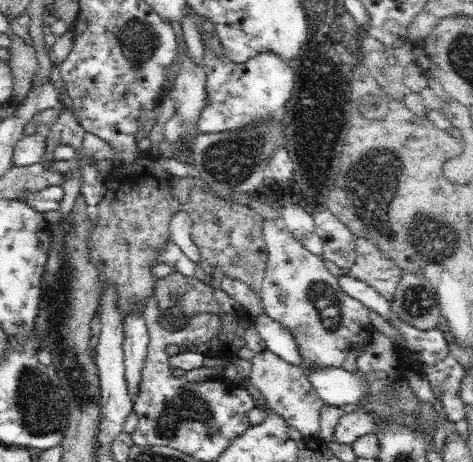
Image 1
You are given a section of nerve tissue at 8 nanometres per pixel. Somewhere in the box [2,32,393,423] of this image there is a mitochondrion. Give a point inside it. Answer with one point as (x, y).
(61, 294)

